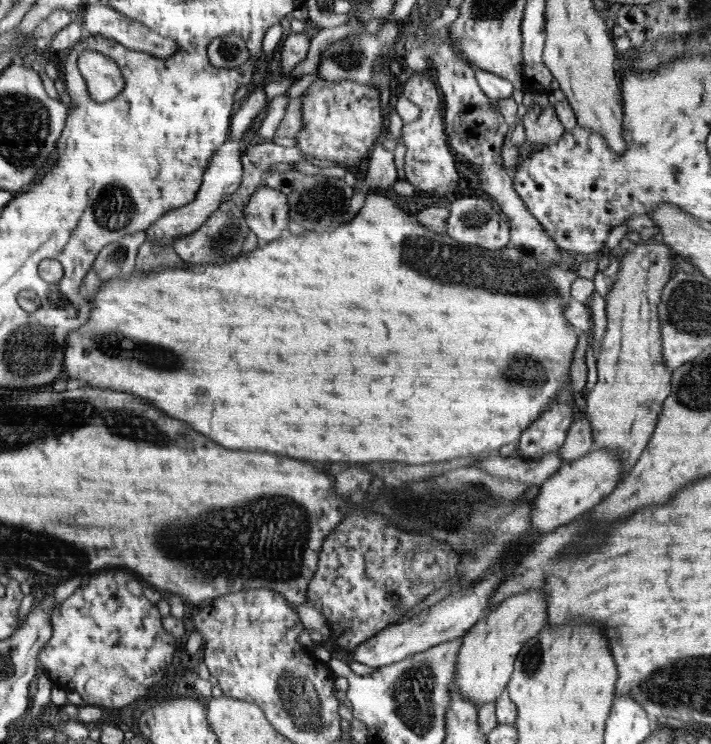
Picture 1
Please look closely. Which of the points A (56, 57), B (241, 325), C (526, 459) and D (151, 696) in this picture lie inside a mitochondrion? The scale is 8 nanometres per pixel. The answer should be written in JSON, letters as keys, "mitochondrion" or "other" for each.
{"A":"other","B":"other","C":"other","D":"other"}

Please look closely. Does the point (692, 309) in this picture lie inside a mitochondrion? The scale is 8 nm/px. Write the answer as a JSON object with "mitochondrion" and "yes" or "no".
{"mitochondrion":"yes"}

